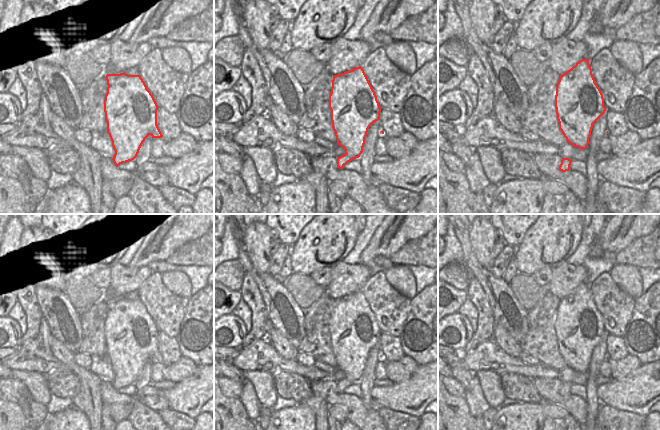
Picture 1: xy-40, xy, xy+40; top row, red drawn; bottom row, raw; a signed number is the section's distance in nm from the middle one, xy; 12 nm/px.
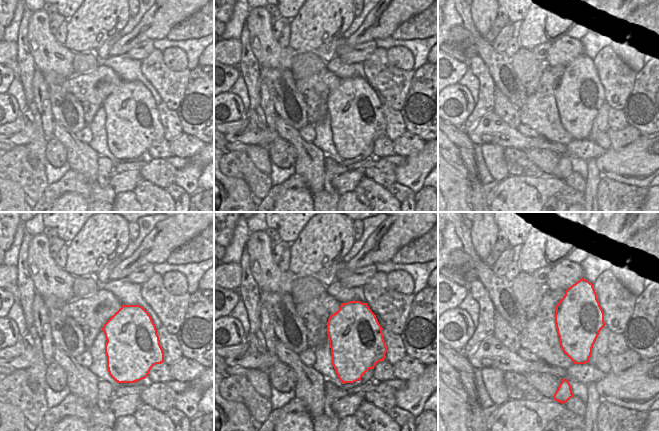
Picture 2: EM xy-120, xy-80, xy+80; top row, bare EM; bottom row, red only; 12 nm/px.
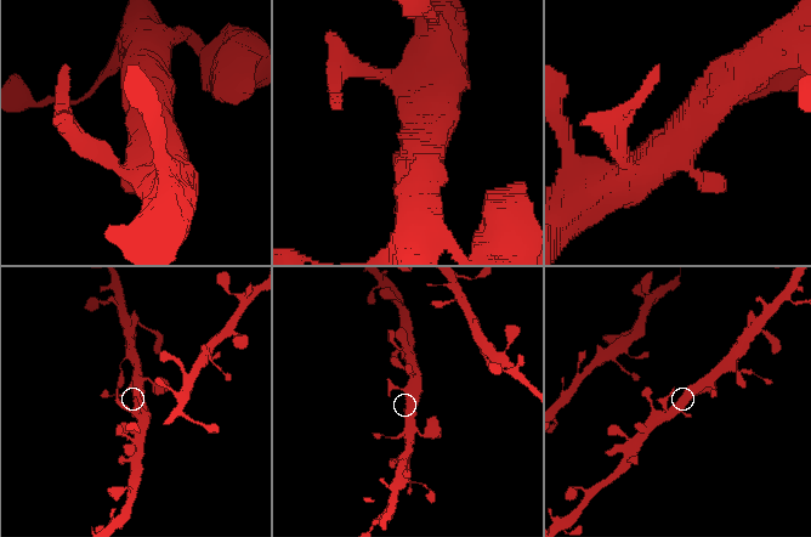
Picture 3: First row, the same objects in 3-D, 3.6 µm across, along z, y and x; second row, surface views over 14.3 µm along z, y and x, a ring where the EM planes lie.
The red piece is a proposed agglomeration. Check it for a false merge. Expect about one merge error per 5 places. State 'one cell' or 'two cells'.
one cell

